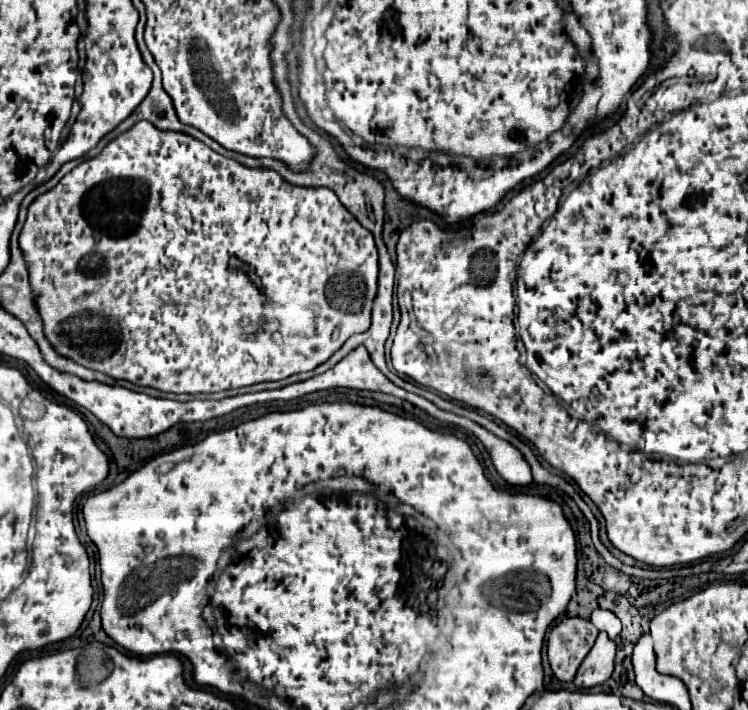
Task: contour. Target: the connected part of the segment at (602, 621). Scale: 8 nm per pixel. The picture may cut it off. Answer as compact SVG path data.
M595 610L593 612L593 616L591 616L591 622L599 628L599 630L603 630L603 632L607 632L609 634L609 638L617 638L619 636L619 632L621 632L621 622L619 622L619 618L613 614L613 612L609 612L609 610Z

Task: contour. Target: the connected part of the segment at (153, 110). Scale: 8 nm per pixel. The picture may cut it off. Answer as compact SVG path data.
M153 66L153 72L155 72L153 86L151 86L149 94L145 96L145 102L141 102L141 106L137 106L137 110L125 122L121 122L111 134L107 134L103 144L111 142L119 134L127 132L139 120L147 120L159 130L175 130L175 132L183 132L183 134L191 134L191 136L197 134L197 130L193 130L191 126L181 126L181 122L177 122L177 114L173 114L173 104L169 102L169 96L165 94L163 86L161 86L159 68Z

